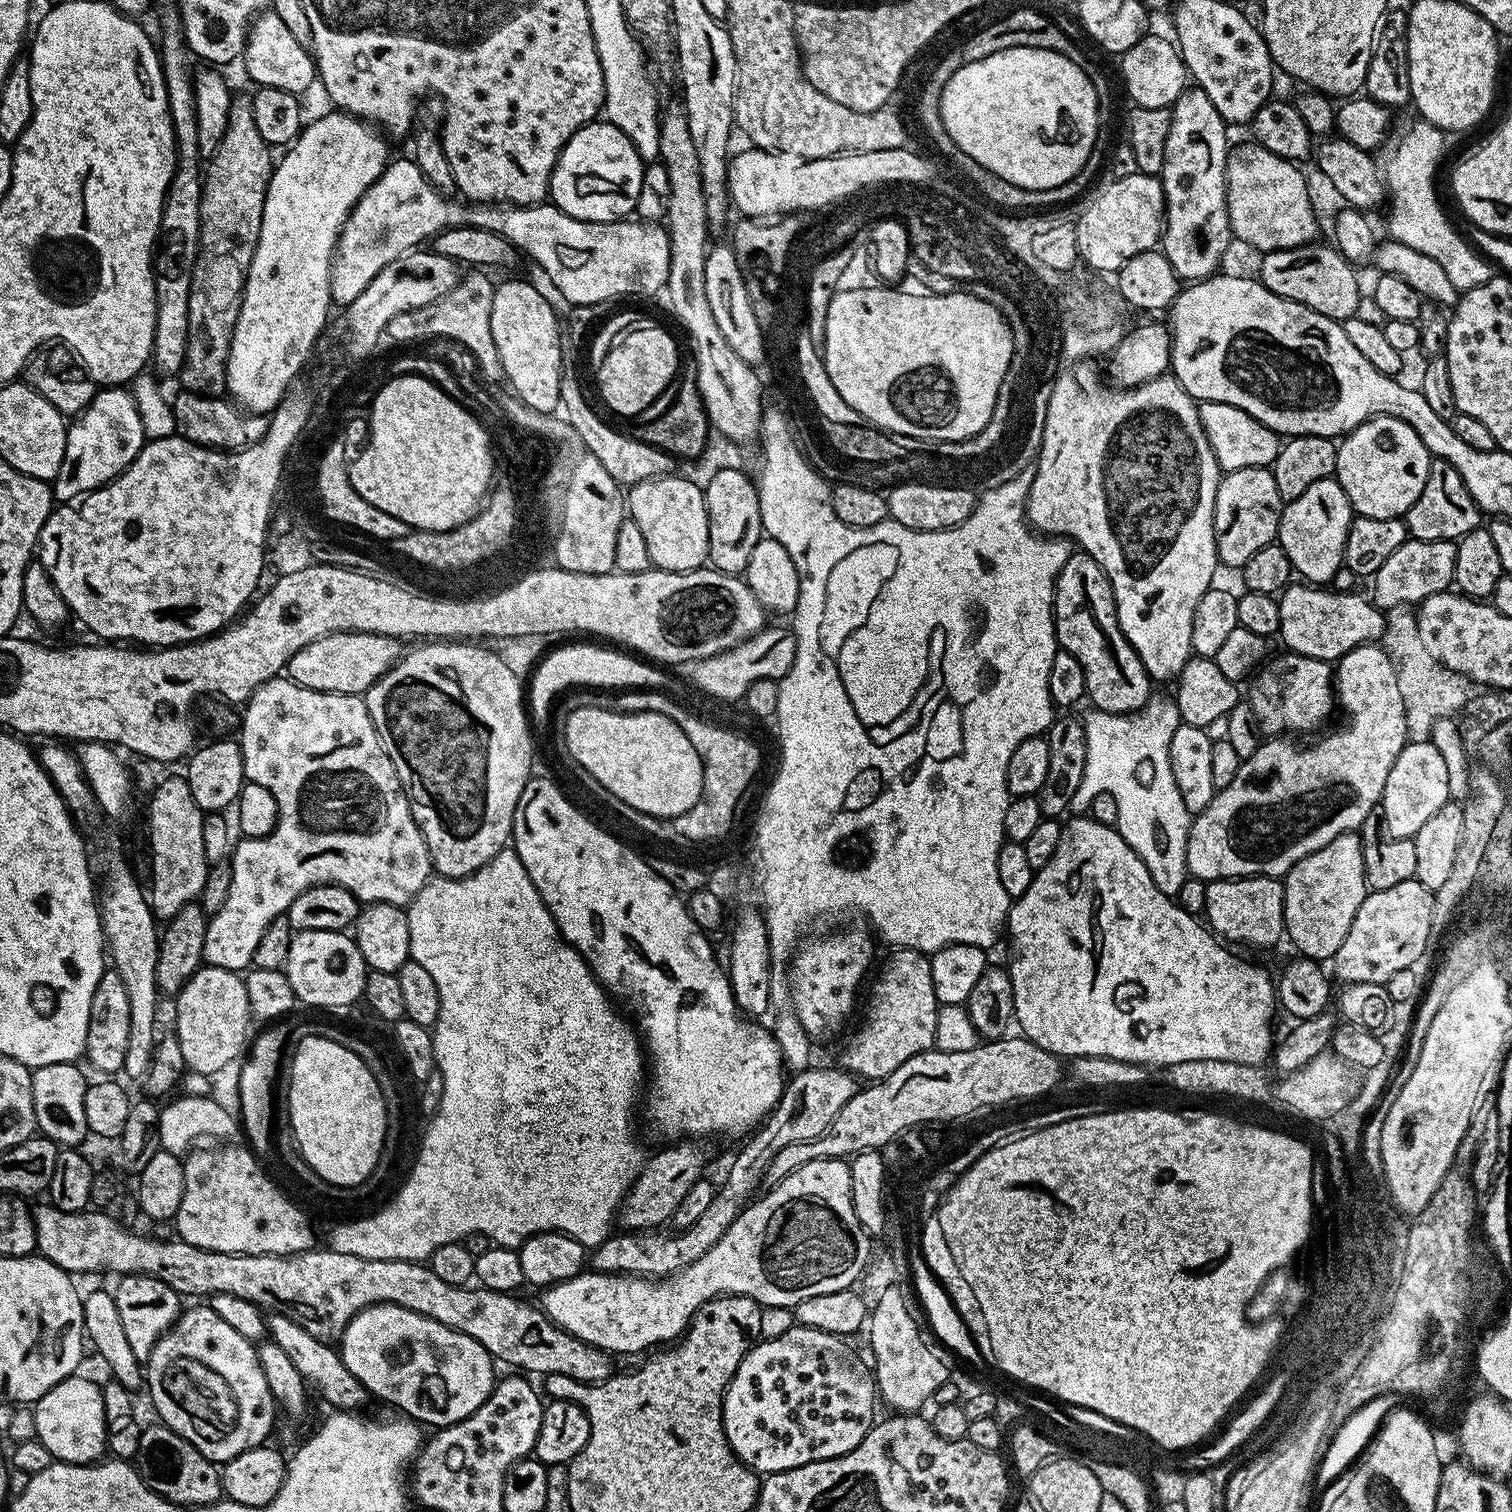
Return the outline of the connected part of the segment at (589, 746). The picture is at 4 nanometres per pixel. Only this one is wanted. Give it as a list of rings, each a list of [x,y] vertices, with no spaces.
[[[579,708],[568,713],[565,744],[579,764],[626,805],[648,815],[675,818],[686,814],[704,792],[704,767],[690,738],[660,712],[611,712],[605,708]]]

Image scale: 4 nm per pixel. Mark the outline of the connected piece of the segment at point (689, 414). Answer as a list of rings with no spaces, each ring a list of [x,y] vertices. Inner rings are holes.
[[[687,335],[676,336],[676,351],[680,353],[680,366],[676,373],[675,382],[666,386],[646,410],[627,421],[626,432],[631,439],[641,440],[652,444],[655,448],[662,448],[673,457],[700,456],[708,444],[710,421],[708,411],[704,408],[704,400],[696,385],[696,360],[692,356],[692,341]]]

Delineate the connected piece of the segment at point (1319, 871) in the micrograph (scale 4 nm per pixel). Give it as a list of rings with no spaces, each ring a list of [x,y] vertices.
[[[1343,832],[1338,834],[1338,838],[1334,838],[1334,842],[1326,842],[1326,846],[1322,846],[1322,850],[1318,850],[1314,854],[1310,854],[1306,858],[1302,858],[1294,865],[1282,880],[1284,886],[1284,931],[1287,939],[1292,939],[1292,944],[1297,948],[1301,957],[1315,960],[1317,962],[1331,961],[1336,955],[1338,946],[1342,946],[1342,942],[1346,942],[1346,934],[1350,934],[1350,922],[1354,922],[1354,914],[1358,914],[1358,906],[1362,906],[1364,897],[1368,895],[1370,889],[1368,883],[1364,881],[1364,859],[1362,858],[1362,839],[1356,832]]]

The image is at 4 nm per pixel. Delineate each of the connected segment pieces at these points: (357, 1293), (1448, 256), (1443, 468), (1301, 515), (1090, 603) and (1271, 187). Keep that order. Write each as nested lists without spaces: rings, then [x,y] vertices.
[[[45,1206],[45,1208],[36,1208],[35,1211],[32,1213],[32,1221],[34,1222],[34,1226],[36,1227],[36,1246],[39,1252],[39,1255],[43,1256],[44,1259],[49,1260],[50,1262],[54,1262],[58,1267],[63,1268],[65,1272],[69,1274],[77,1274],[76,1272],[116,1272],[115,1274],[139,1274],[142,1276],[153,1276],[154,1278],[158,1278],[162,1282],[166,1282],[166,1286],[170,1286],[173,1288],[174,1291],[180,1293],[181,1297],[188,1298],[188,1296],[196,1295],[200,1297],[196,1298],[207,1298],[209,1296],[213,1296],[214,1294],[234,1294],[234,1298],[244,1298],[246,1302],[250,1302],[251,1304],[256,1305],[257,1308],[263,1310],[265,1313],[268,1314],[275,1314],[277,1316],[284,1316],[290,1322],[294,1322],[298,1326],[302,1326],[302,1330],[306,1330],[306,1334],[314,1334],[314,1338],[318,1338],[319,1340],[323,1340],[325,1342],[336,1342],[339,1341],[340,1337],[343,1336],[344,1331],[346,1330],[346,1326],[351,1322],[353,1316],[356,1315],[357,1312],[360,1311],[361,1308],[370,1308],[374,1304],[397,1304],[398,1306],[402,1306],[403,1308],[409,1308],[410,1310],[414,1310],[418,1314],[422,1314],[426,1318],[434,1318],[438,1322],[442,1322],[442,1326],[450,1326],[454,1330],[458,1330],[462,1334],[470,1334],[470,1338],[474,1338],[478,1342],[482,1342],[482,1346],[486,1346],[486,1350],[495,1358],[497,1361],[500,1360],[504,1364],[509,1364],[509,1369],[512,1370],[519,1370],[521,1373],[524,1374],[533,1374],[532,1372],[540,1372],[539,1374],[543,1374],[544,1376],[553,1376],[554,1374],[562,1374],[566,1378],[574,1378],[575,1380],[579,1380],[582,1384],[594,1384],[602,1380],[608,1379],[609,1376],[613,1375],[614,1368],[612,1368],[612,1364],[610,1361],[609,1353],[603,1352],[601,1348],[594,1347],[593,1344],[587,1344],[586,1342],[582,1342],[578,1338],[574,1338],[571,1336],[566,1330],[562,1330],[557,1324],[555,1324],[550,1317],[546,1315],[546,1313],[541,1312],[539,1307],[535,1303],[527,1304],[524,1300],[518,1300],[518,1296],[514,1294],[509,1294],[506,1292],[495,1292],[494,1290],[490,1290],[489,1288],[482,1288],[479,1286],[465,1286],[465,1285],[450,1285],[447,1282],[442,1281],[441,1278],[438,1278],[436,1274],[434,1274],[434,1270],[429,1267],[427,1263],[422,1262],[422,1264],[415,1264],[415,1259],[412,1258],[389,1258],[386,1260],[367,1260],[366,1258],[358,1258],[358,1254],[354,1254],[353,1252],[333,1252],[331,1247],[324,1246],[324,1248],[320,1248],[321,1246],[313,1247],[311,1250],[306,1252],[298,1252],[294,1256],[267,1256],[266,1254],[258,1254],[255,1256],[254,1254],[242,1254],[241,1252],[215,1252],[214,1250],[206,1250],[205,1248],[199,1248],[198,1246],[190,1246],[190,1242],[186,1242],[185,1240],[179,1238],[173,1238],[173,1240],[151,1240],[148,1236],[139,1236],[136,1232],[127,1232],[126,1229],[123,1228],[122,1225],[119,1224],[118,1221],[115,1220],[114,1217],[108,1216],[112,1215],[109,1214],[107,1211],[104,1210],[85,1210],[83,1212],[63,1212],[62,1210],[58,1210],[57,1208],[53,1208],[51,1206]]]
[[[1419,118],[1400,136],[1400,141],[1392,148],[1388,161],[1382,164],[1382,175],[1387,195],[1392,200],[1392,217],[1388,220],[1387,235],[1434,258],[1446,270],[1450,282],[1460,294],[1474,290],[1491,279],[1494,269],[1456,233],[1454,225],[1448,221],[1440,200],[1436,197],[1436,167],[1444,152],[1445,133]]]
[[[1433,459],[1428,467],[1426,486],[1422,486],[1422,494],[1410,506],[1406,514],[1408,534],[1414,540],[1450,540],[1459,541],[1461,536],[1481,527],[1482,513],[1470,498],[1470,490],[1466,490],[1466,482],[1462,482],[1462,474],[1450,466],[1450,462]]]
[[[1335,478],[1314,482],[1306,494],[1298,494],[1298,498],[1283,505],[1278,542],[1282,550],[1286,550],[1286,558],[1290,558],[1297,577],[1316,586],[1335,581],[1344,563],[1346,534],[1352,525],[1353,515],[1352,503]]]
[[[1082,550],[1073,551],[1058,574],[1052,595],[1052,621],[1057,645],[1082,662],[1086,674],[1086,696],[1089,701],[1092,699],[1093,709],[1127,714],[1148,704],[1154,695],[1154,681],[1122,632],[1122,626],[1118,626],[1110,578],[1102,566]]]
[[[1255,142],[1231,149],[1226,162],[1226,198],[1235,239],[1250,242],[1259,252],[1307,247],[1319,236],[1305,176],[1293,161],[1270,154]]]

